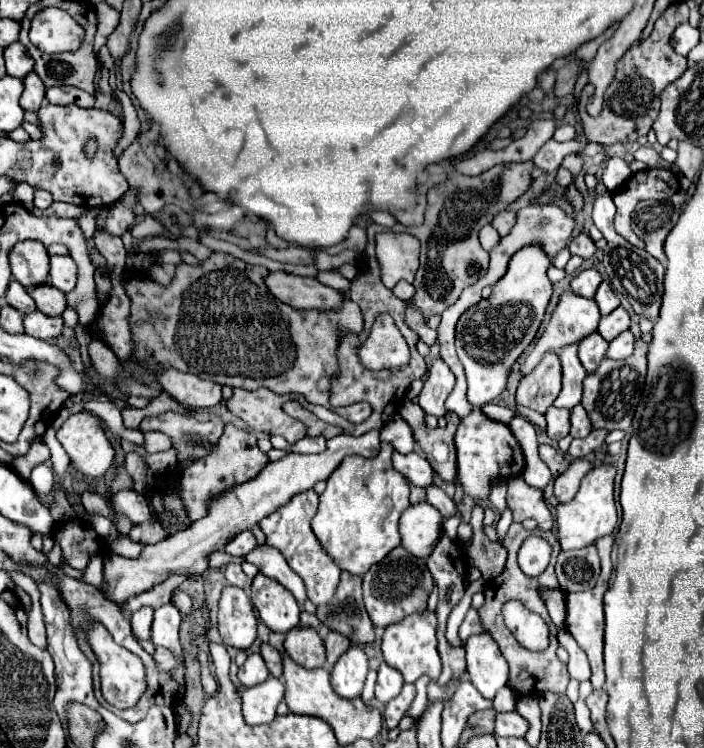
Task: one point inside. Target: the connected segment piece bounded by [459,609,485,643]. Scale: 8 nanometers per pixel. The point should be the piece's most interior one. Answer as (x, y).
(471, 625)

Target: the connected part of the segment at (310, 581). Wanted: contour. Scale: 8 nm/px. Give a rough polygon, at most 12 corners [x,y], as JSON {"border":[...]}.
{"border":[[313,489],[261,519],[267,545],[325,605],[341,569],[311,531]]}

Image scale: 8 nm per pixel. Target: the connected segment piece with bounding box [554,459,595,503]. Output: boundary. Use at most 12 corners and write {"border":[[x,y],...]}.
{"border":[[577,459],[554,481],[554,496],[569,503],[581,479],[595,465]]}

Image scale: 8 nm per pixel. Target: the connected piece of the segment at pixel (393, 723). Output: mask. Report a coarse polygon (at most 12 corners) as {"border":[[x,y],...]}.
{"border":[[405,683],[399,697],[389,701],[383,717],[389,729],[401,717],[415,699],[415,685]]}

